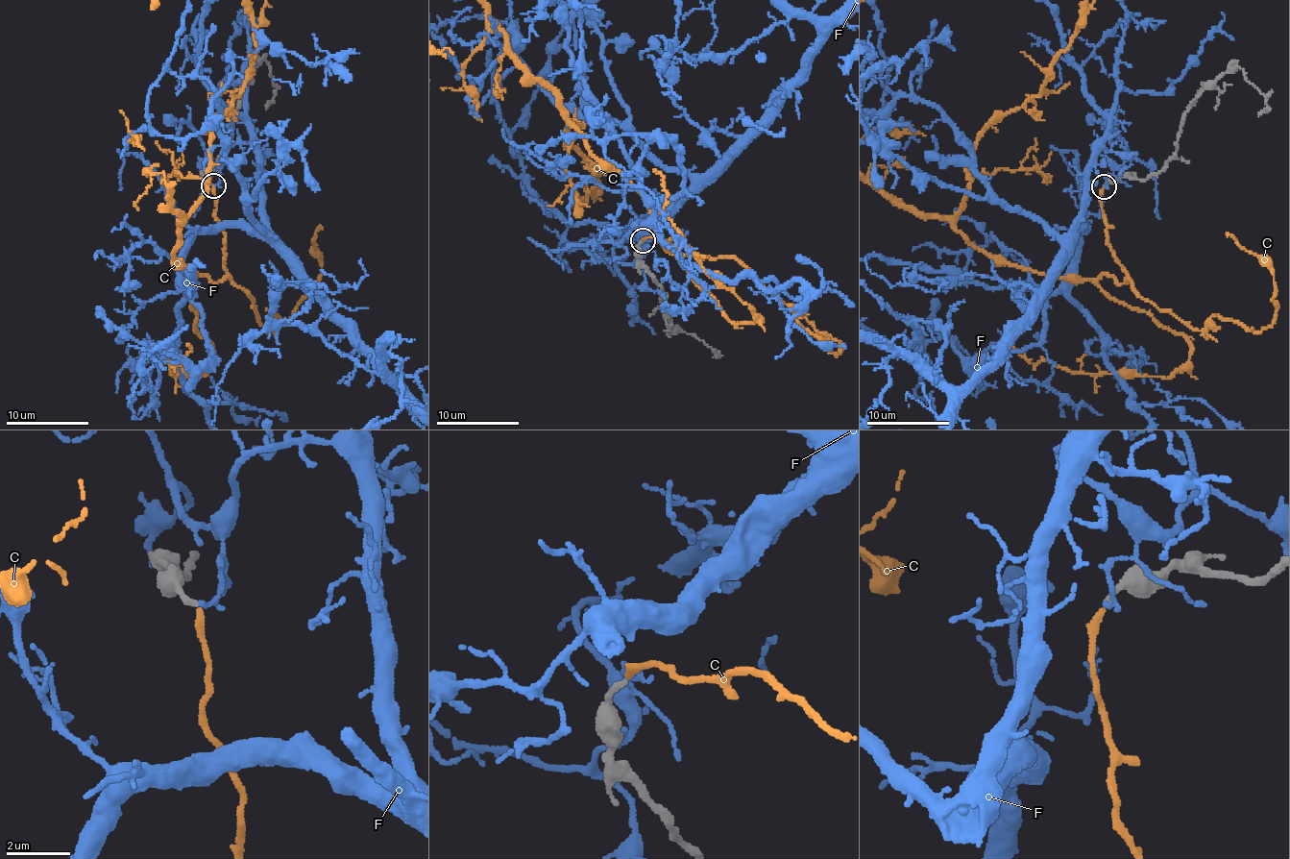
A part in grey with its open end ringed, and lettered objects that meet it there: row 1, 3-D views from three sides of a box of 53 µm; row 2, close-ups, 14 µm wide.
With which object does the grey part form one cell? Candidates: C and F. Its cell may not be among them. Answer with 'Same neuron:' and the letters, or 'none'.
Same neuron: C

